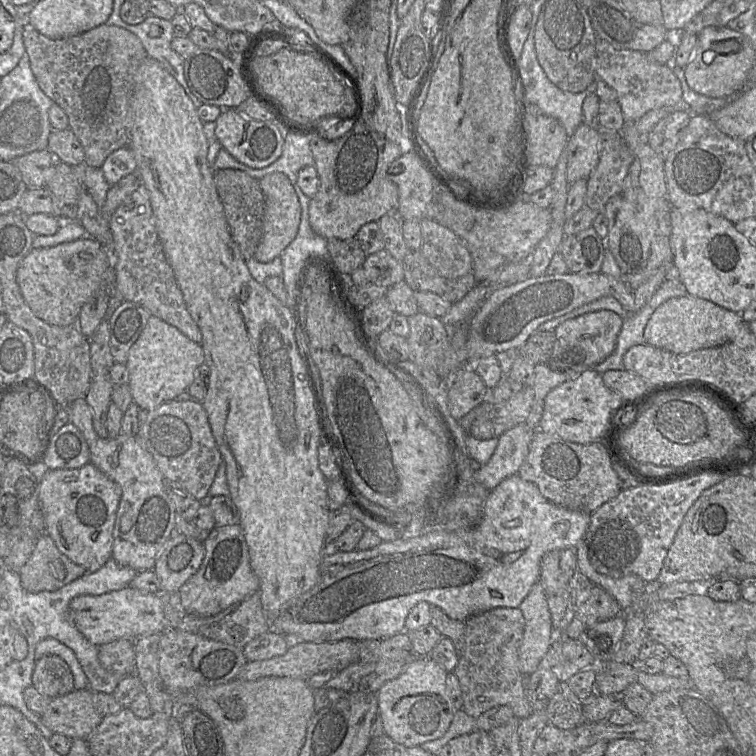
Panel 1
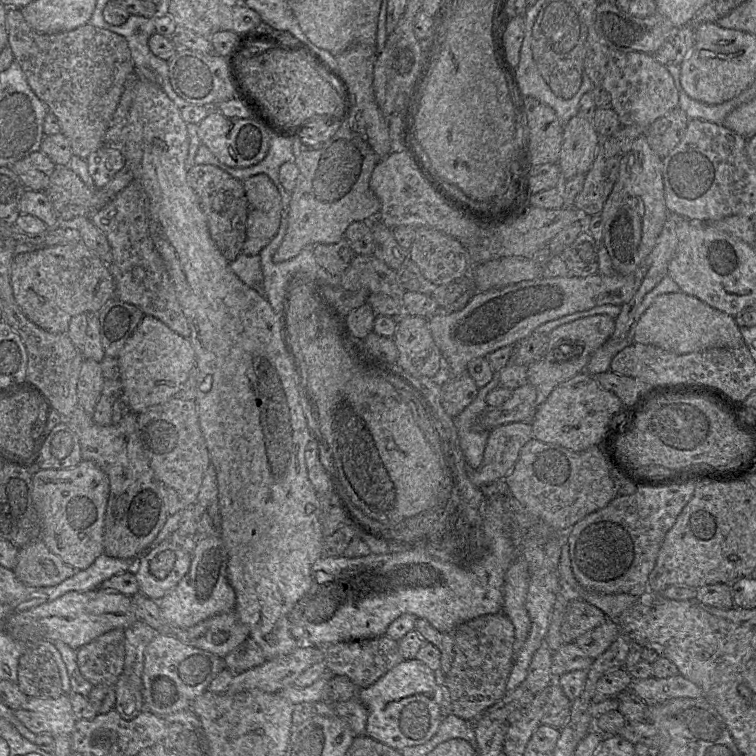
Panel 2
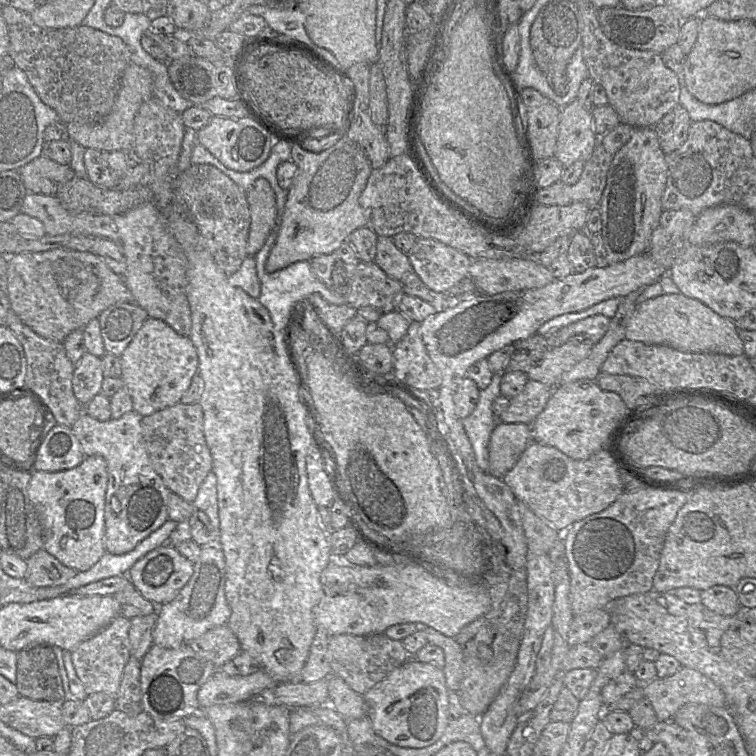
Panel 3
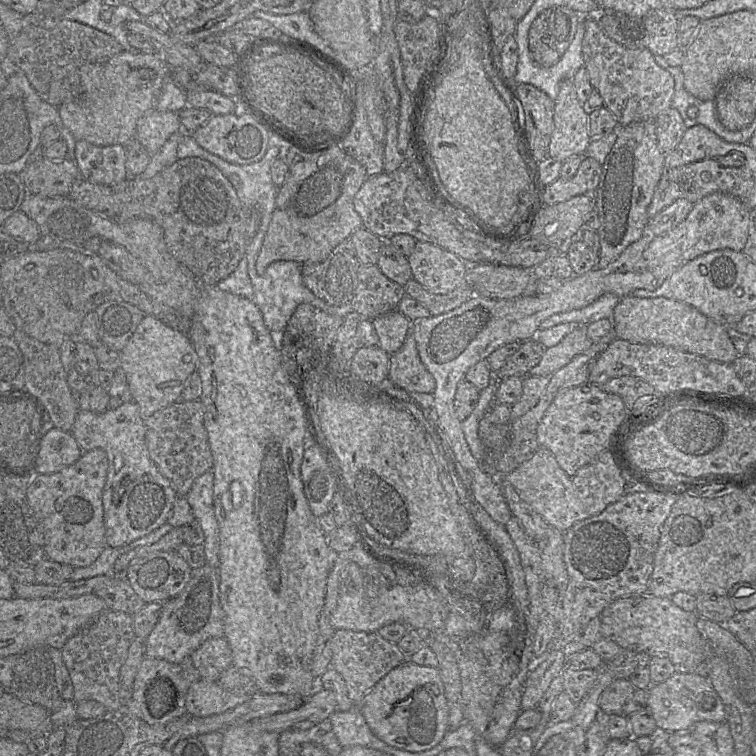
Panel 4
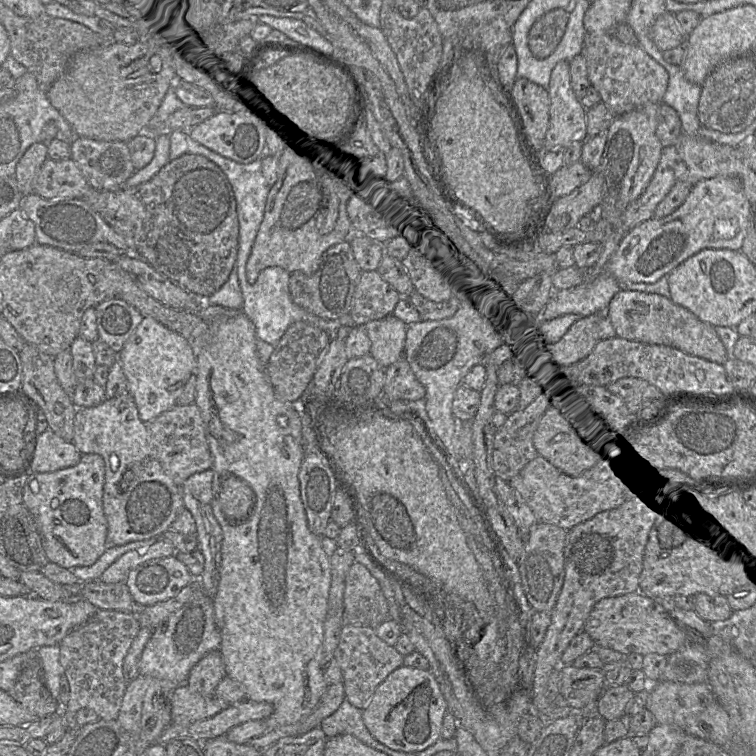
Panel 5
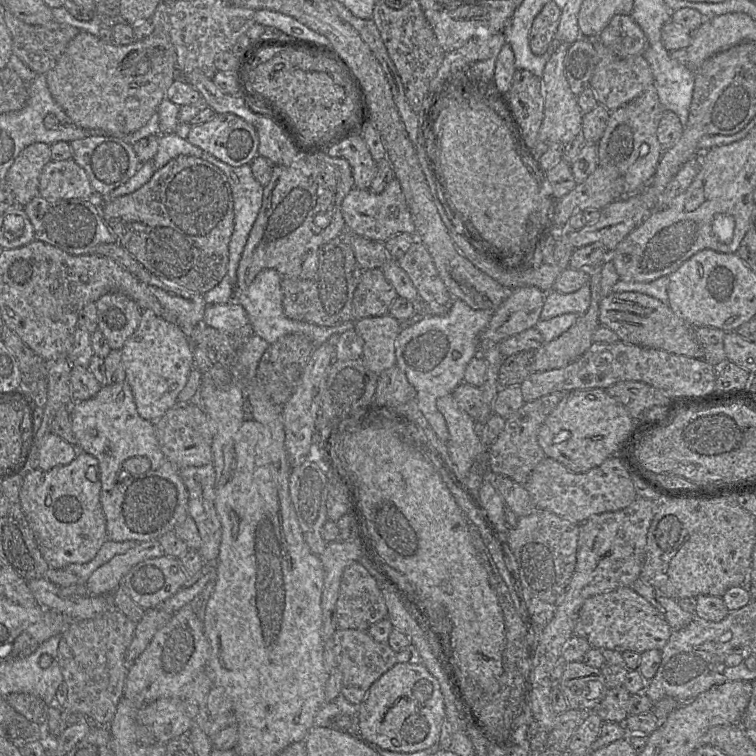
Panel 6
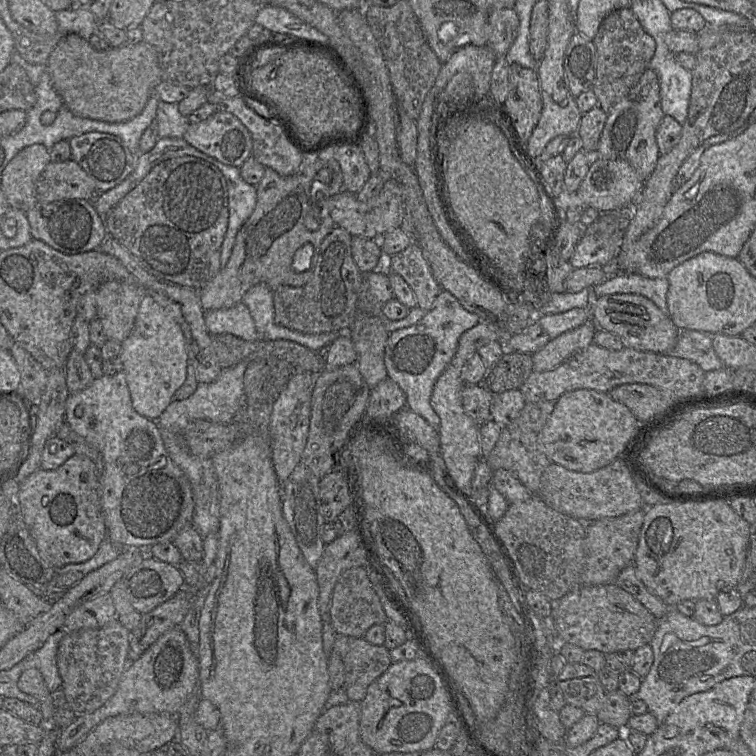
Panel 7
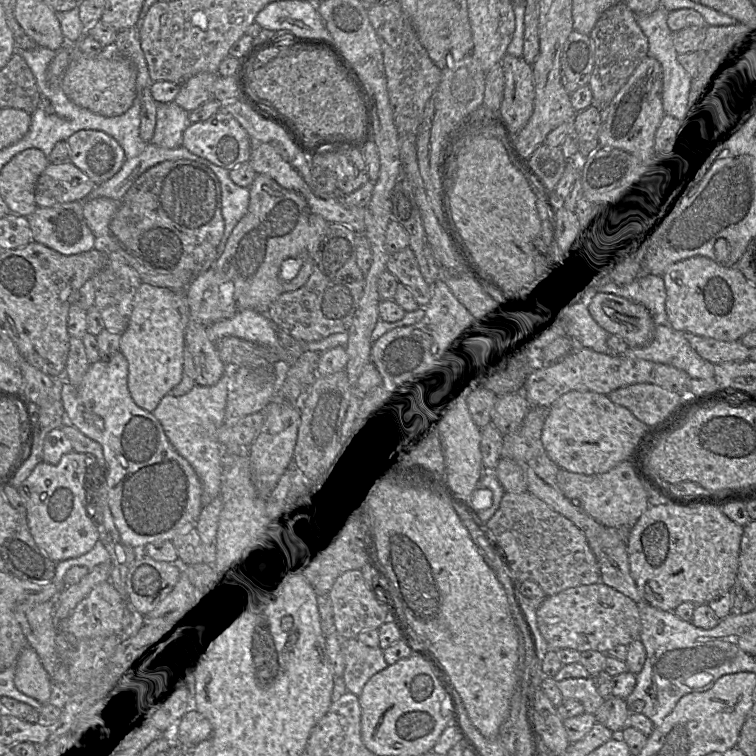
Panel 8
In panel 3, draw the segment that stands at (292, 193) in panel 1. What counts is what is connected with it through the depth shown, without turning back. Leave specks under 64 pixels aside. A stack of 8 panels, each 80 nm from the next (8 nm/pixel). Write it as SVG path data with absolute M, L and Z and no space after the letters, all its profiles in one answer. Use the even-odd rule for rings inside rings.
M265 178L256 179L246 193L250 209L247 256L255 256L276 224L276 196Z

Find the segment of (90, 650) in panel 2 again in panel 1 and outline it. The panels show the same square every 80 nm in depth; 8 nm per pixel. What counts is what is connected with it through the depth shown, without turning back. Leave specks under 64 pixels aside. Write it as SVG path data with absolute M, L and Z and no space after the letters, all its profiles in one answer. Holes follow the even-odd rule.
M118 639L98 647L102 666L122 676L134 675L135 655L131 639Z

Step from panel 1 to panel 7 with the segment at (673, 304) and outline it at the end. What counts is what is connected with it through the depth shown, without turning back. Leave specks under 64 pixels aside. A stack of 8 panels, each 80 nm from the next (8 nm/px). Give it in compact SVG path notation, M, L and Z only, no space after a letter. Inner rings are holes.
M613 294L598 297L593 308L593 320L597 329L618 336L624 347L659 354L668 355L669 351L675 347L680 331L669 315L662 313L651 300L637 294Z

